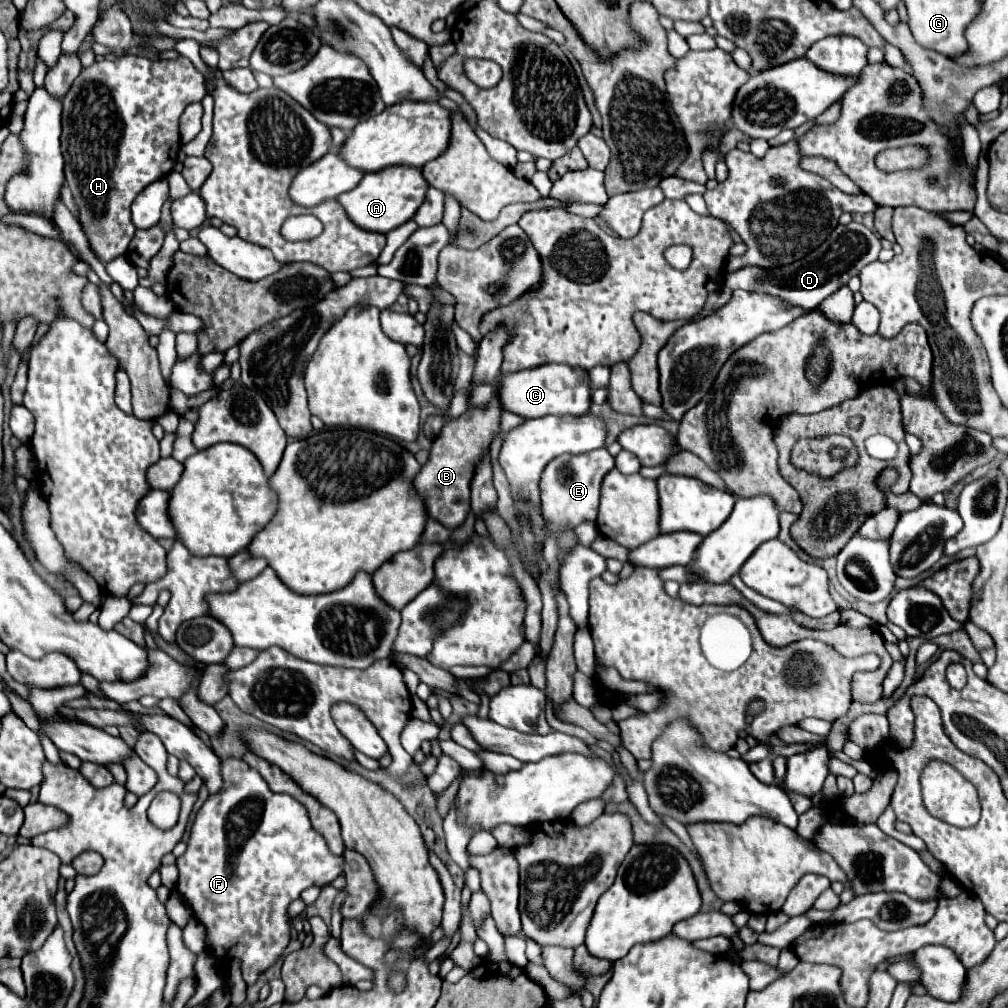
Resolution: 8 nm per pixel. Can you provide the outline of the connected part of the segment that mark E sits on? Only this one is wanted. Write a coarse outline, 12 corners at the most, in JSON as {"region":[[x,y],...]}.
{"region":[[607,448],[561,456],[541,474],[551,532],[597,518]]}

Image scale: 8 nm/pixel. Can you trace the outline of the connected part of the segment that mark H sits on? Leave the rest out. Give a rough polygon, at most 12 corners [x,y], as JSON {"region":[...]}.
{"region":[[183,56],[83,68],[61,150],[89,248],[127,252],[129,206],[173,170],[205,94]]}

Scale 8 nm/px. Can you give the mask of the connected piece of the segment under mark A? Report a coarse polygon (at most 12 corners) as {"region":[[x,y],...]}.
{"region":[[419,168],[365,174],[337,200],[357,226],[387,234],[413,218]]}

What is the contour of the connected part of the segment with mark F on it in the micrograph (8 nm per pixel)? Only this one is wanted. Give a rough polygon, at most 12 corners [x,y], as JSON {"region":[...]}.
{"region":[[237,758],[197,812],[177,892],[253,986],[327,886],[307,810]]}

